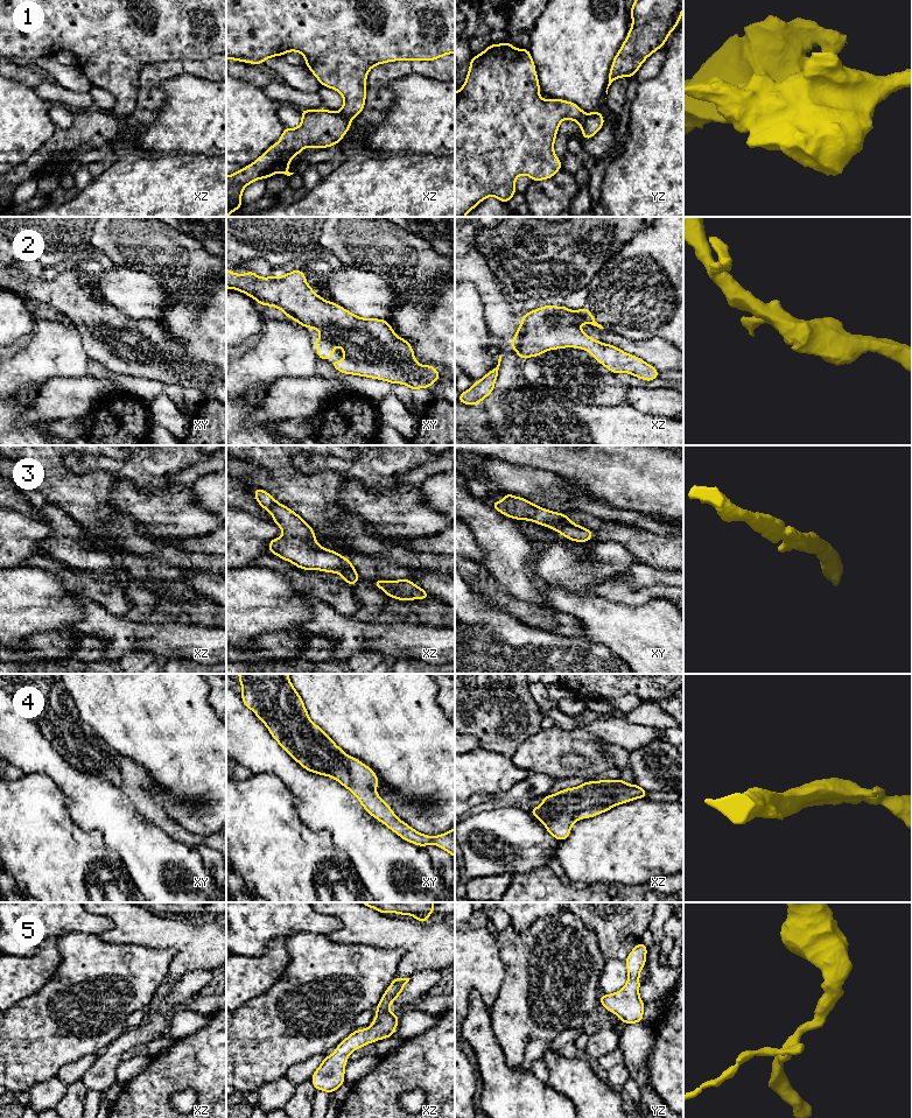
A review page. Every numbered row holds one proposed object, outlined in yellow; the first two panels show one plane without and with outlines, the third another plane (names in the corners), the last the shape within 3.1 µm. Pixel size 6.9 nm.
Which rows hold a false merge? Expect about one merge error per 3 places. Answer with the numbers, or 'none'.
1

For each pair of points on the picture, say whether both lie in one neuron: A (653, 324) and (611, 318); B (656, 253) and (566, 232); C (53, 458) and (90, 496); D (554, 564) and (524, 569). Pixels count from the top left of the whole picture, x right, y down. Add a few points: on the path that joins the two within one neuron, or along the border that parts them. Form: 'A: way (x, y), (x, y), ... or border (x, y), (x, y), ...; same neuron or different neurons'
A: way (643, 318), (622, 318); same neuron
B: border (645, 230), (638, 231), (603, 265); different neurons
C: way (56, 469), (79, 492); same neuron
D: border (538, 556), (537, 575), (544, 585); different neurons

